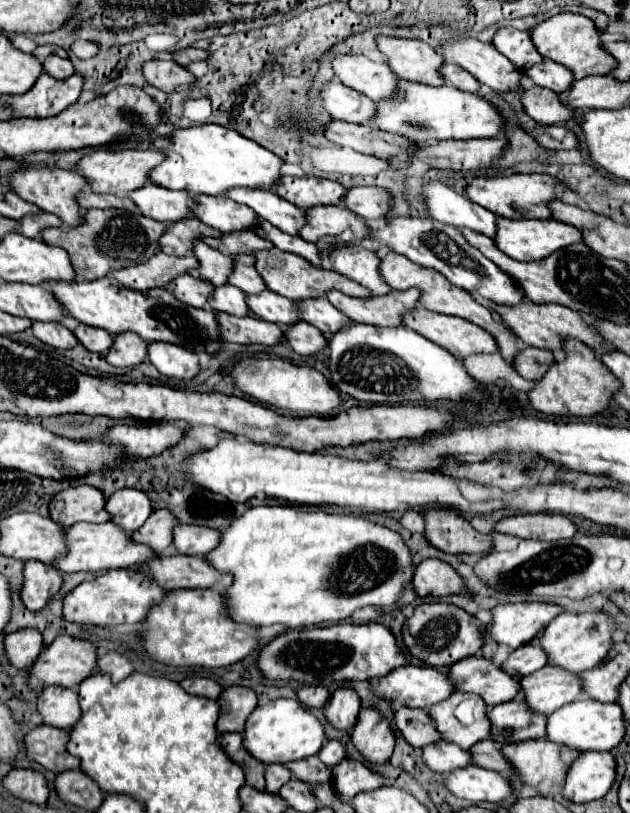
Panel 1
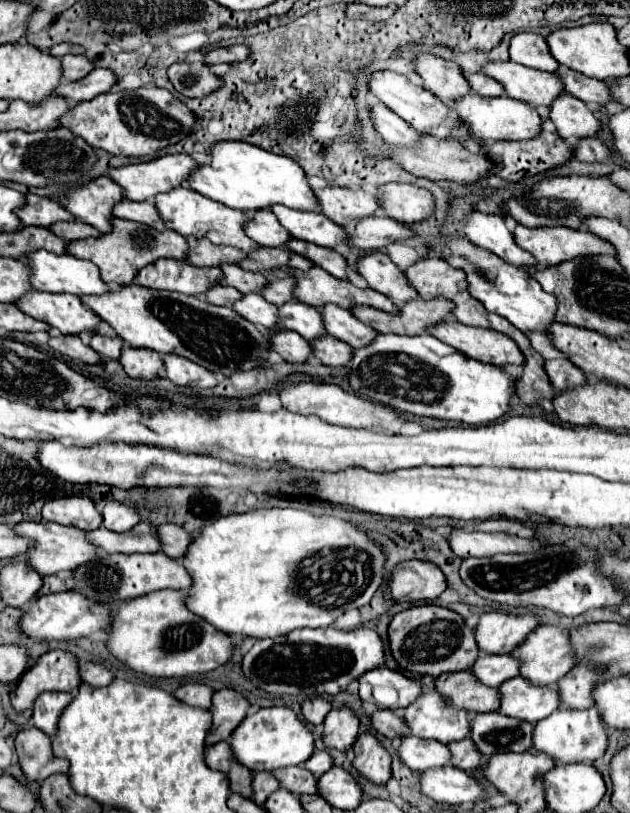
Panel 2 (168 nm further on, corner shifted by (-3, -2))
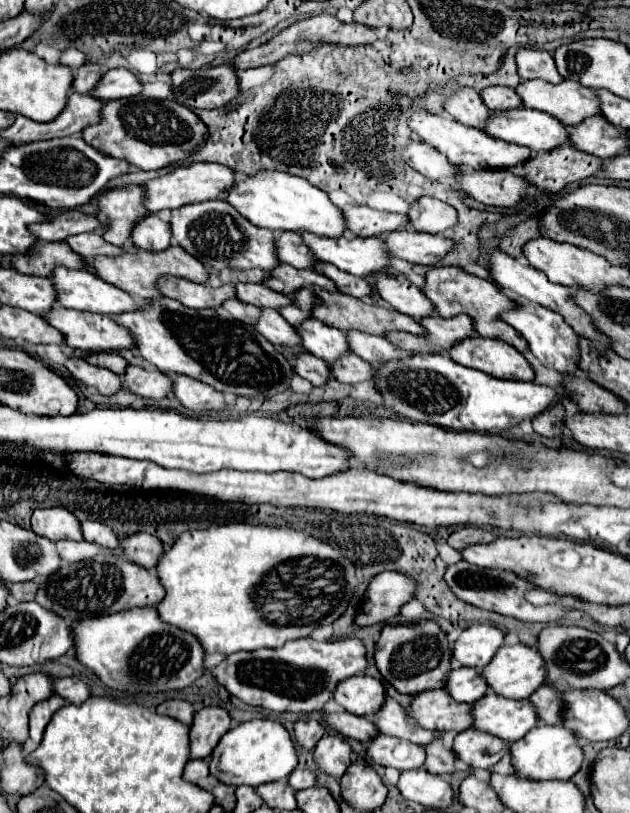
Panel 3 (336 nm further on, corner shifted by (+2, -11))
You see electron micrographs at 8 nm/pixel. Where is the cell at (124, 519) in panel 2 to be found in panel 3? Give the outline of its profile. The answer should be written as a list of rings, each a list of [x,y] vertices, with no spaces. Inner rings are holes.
[[[83,521],[81,531],[83,531],[83,541],[95,543],[95,545],[99,545],[103,549],[111,549],[111,551],[119,547],[119,539],[113,533],[113,529],[99,521]]]

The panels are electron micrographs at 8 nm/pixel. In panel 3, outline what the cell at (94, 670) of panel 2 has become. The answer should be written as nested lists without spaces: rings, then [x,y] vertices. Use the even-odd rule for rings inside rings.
[[[63,677],[63,679],[55,679],[53,681],[53,691],[57,695],[61,695],[67,703],[73,703],[73,705],[81,705],[85,699],[89,699],[91,691],[89,687],[77,679],[77,677]]]

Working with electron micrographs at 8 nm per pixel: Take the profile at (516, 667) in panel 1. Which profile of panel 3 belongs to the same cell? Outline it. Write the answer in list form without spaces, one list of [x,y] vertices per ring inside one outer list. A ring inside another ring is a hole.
[[[455,667],[447,675],[445,689],[457,703],[475,703],[487,693],[489,685],[477,669],[473,669],[473,667]]]

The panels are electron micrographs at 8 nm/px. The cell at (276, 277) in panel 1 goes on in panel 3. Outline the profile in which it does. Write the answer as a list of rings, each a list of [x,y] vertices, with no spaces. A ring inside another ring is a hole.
[[[315,289],[315,295],[319,295],[319,299],[323,303],[313,309],[313,317],[319,319],[321,323],[337,327],[341,331],[363,331],[363,333],[371,333],[371,335],[379,335],[379,337],[385,337],[391,331],[405,331],[405,333],[413,333],[413,335],[423,335],[425,333],[425,329],[415,319],[411,319],[411,317],[407,317],[399,311],[389,311],[389,309],[365,303],[361,299],[349,297],[349,295],[339,293],[339,291],[329,293],[329,291],[323,291],[323,289]]]

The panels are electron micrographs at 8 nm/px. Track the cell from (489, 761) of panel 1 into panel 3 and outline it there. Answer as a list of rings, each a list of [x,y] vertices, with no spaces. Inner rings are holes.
[[[433,739],[427,747],[427,759],[425,759],[425,769],[435,775],[449,775],[455,771],[455,755],[451,749],[445,749],[443,739]]]

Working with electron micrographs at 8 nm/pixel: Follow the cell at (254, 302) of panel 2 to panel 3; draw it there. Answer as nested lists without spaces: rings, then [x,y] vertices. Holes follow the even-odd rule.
[[[263,309],[261,311],[261,319],[255,323],[257,331],[271,341],[273,345],[285,345],[285,347],[295,347],[301,345],[301,337],[299,331],[295,327],[291,327],[283,315],[279,315],[279,311],[273,309]]]

